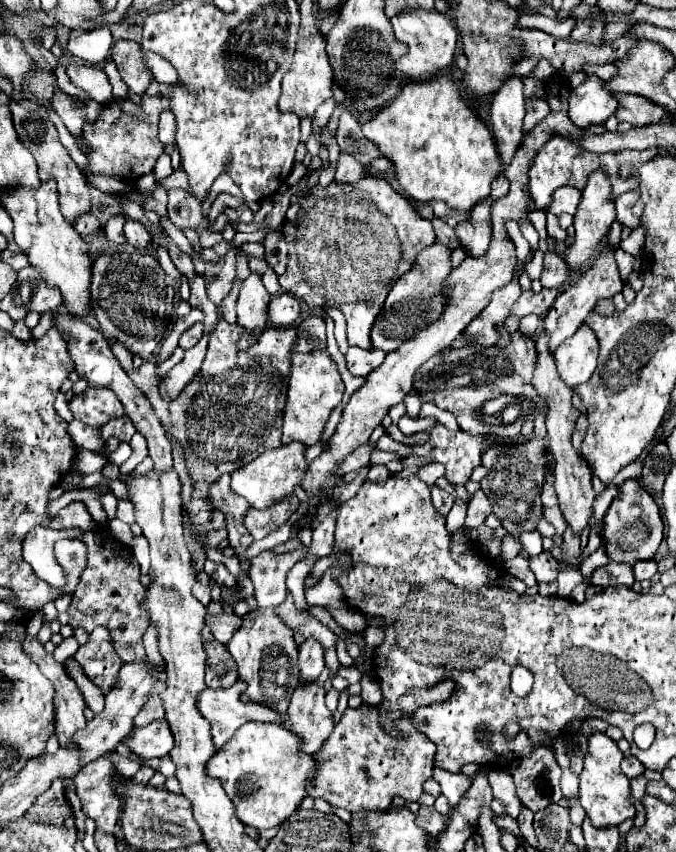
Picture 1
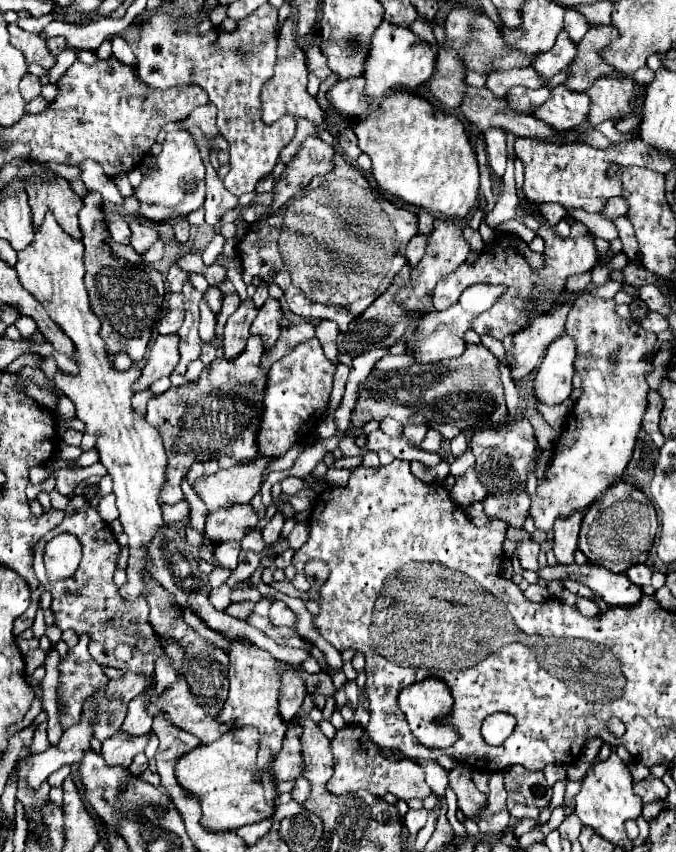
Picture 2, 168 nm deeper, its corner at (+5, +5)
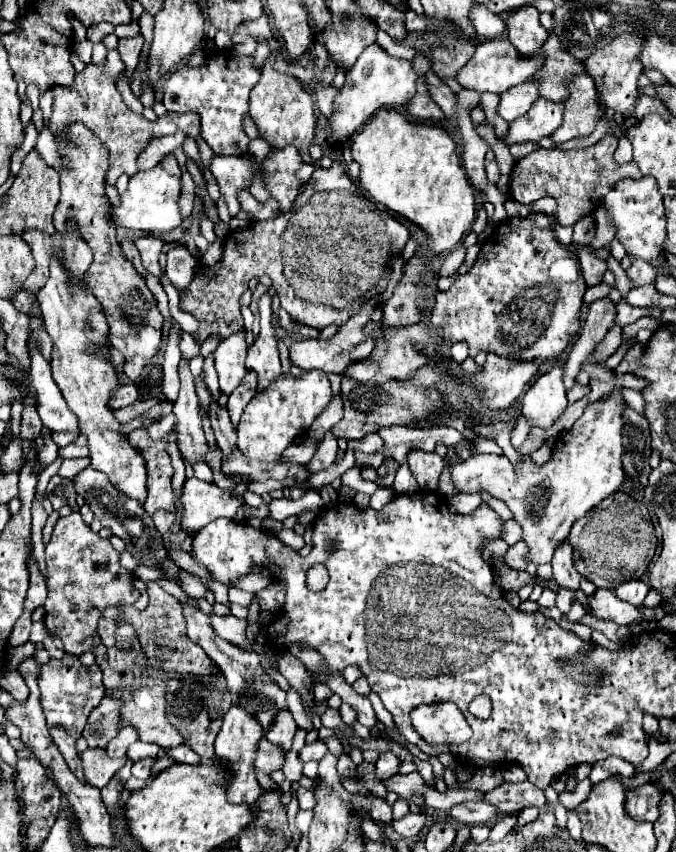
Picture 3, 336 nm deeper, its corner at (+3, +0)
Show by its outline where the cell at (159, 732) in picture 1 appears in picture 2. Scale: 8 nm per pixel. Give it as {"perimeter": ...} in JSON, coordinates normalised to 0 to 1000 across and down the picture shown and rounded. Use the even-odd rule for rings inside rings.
{"perimeter":[[[175,857],[169,864],[163,864],[160,869],[151,871],[151,887],[154,887],[157,897],[163,897],[163,899],[189,901],[195,897],[198,887],[213,883],[219,866],[222,866],[222,862],[198,864],[198,869],[192,869],[192,864],[186,864],[186,859]]]}

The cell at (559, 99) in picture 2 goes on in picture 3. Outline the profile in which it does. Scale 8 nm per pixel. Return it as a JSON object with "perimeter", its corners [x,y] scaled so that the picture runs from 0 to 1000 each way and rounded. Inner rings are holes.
{"perimeter":[[[796,116],[781,128],[778,135],[772,135],[754,144],[751,156],[749,156],[749,161],[743,161],[743,165],[749,170],[760,170],[760,168],[796,165],[799,161],[811,161],[828,149],[831,133],[834,133],[831,121]]]}

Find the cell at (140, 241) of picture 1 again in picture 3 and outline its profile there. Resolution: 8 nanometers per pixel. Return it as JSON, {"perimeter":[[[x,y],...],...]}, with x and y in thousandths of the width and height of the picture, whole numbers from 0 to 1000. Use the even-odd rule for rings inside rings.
{"perimeter":[[[207,278],[207,281],[201,281],[198,285],[201,285],[201,290],[204,290],[207,299],[210,299],[210,311],[213,311],[213,316],[216,316],[222,323],[228,323],[231,327],[237,327],[237,325],[240,325],[240,316],[237,316],[237,311],[234,311],[234,299],[237,299],[243,285],[240,285],[237,281],[231,281],[231,278]]]}

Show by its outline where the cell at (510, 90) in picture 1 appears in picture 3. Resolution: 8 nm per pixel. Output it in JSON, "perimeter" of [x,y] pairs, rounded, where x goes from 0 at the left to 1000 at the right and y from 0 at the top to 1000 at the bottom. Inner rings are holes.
{"perimeter":[[[728,175],[719,180],[719,191],[716,191],[716,196],[719,196],[719,210],[734,217],[737,210],[740,210],[740,198],[737,198],[737,194],[734,194],[734,184],[731,184]]]}

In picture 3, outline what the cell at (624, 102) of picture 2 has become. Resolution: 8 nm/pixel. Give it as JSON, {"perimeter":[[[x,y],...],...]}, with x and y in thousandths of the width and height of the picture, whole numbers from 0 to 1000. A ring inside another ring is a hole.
{"perimeter":[[[861,86],[846,95],[846,109],[834,121],[834,142],[822,156],[817,156],[817,168],[828,170],[846,161],[867,161],[876,156],[882,142],[891,137],[891,123],[885,121],[885,109],[879,95]]]}

